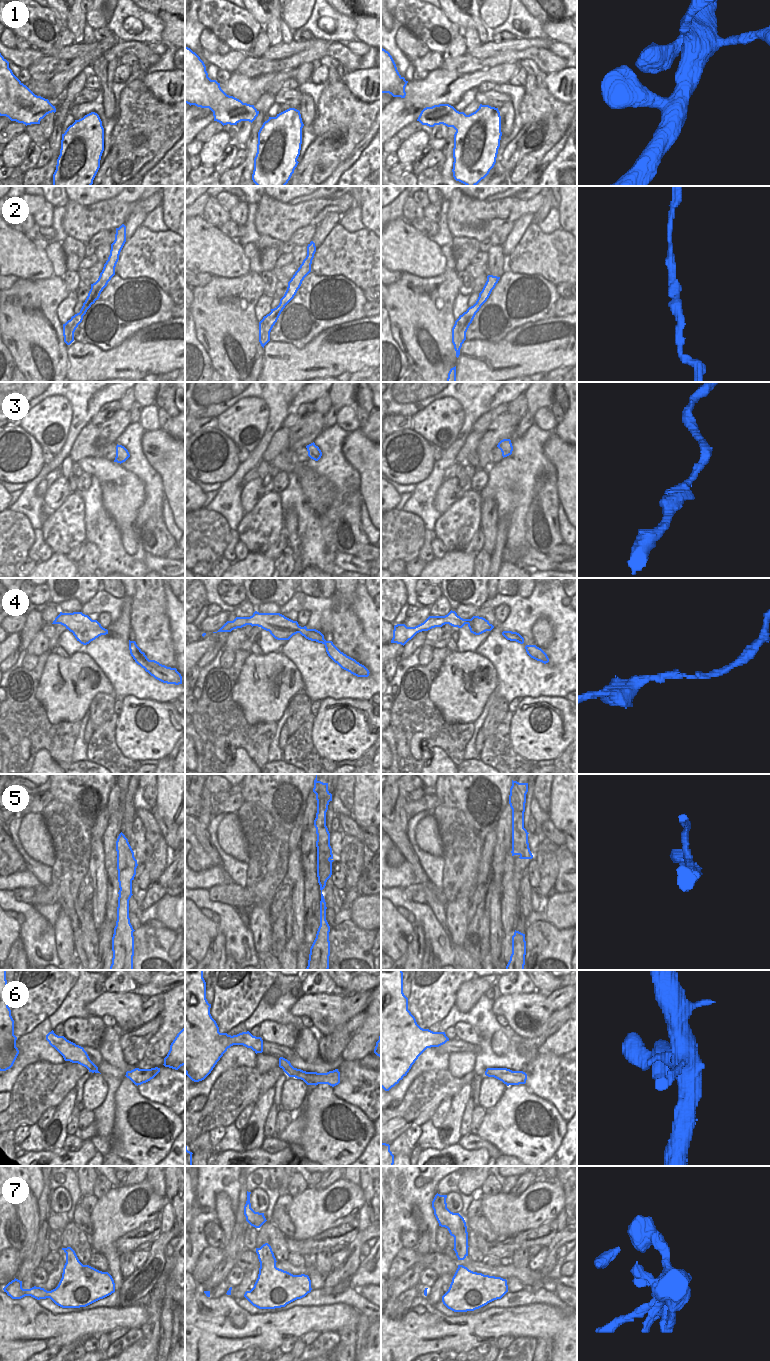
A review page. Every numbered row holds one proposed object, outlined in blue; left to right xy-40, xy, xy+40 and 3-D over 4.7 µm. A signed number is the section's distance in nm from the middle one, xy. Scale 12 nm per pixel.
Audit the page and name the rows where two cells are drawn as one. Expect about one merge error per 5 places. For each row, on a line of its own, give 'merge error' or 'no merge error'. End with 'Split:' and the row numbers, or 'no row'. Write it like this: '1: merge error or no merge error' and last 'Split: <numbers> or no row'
1: no merge error
2: no merge error
3: no merge error
4: no merge error
5: merge error
6: no merge error
7: no merge error
Split: 5

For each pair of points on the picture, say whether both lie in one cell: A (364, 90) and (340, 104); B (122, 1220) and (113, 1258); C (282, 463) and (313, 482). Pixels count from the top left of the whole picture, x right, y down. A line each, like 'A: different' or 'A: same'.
A: different
B: same
C: same

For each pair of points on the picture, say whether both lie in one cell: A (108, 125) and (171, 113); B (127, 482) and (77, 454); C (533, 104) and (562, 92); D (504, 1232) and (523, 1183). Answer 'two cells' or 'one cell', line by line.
A: two cells
B: two cells
C: two cells
D: two cells

